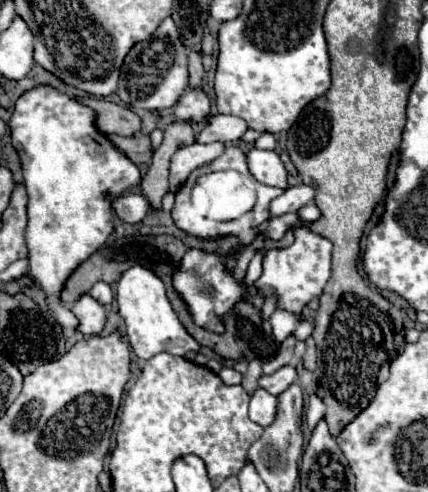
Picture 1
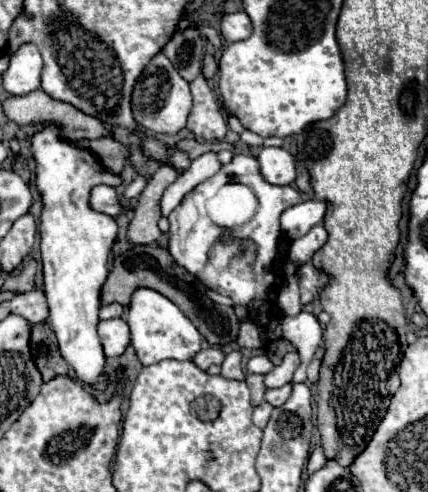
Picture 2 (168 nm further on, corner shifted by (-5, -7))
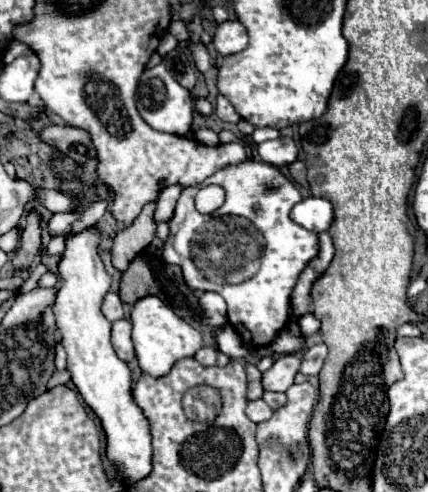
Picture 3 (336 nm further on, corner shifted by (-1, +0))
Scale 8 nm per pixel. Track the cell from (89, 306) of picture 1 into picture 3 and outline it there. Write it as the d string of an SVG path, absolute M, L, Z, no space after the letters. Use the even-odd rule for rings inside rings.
M128 319L112 323L112 345L122 361L130 361L134 357L134 345L130 333L132 333L132 323Z

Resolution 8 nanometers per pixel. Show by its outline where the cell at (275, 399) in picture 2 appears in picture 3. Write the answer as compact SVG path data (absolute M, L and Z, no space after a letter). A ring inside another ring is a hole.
M264 391L262 399L270 405L270 409L278 409L286 403L286 395L284 393L274 393L274 391Z

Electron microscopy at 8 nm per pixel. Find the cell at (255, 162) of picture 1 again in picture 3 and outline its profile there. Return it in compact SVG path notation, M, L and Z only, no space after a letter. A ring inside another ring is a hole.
M278 137L272 141L264 141L258 145L258 153L262 161L274 165L274 167L286 167L296 161L298 147L290 137Z

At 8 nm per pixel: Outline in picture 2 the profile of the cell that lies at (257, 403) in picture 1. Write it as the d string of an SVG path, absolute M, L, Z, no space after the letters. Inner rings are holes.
M262 402L260 406L254 408L252 420L254 420L254 424L256 424L258 428L266 428L266 424L268 424L268 420L270 420L270 414L272 414L272 406L270 406L268 402Z

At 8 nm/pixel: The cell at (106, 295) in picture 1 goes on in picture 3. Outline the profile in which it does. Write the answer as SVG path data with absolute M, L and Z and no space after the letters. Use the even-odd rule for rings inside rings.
M108 293L104 297L104 305L102 305L102 313L108 321L118 321L124 317L124 307L122 307L122 301L116 293Z

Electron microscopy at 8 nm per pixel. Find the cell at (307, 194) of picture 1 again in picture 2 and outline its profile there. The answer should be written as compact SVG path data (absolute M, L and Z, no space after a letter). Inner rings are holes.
M306 200L302 204L296 204L292 208L288 208L280 222L282 222L282 230L290 240L296 240L298 236L304 236L306 232L310 232L310 228L314 228L314 224L322 224L326 214L326 204L320 200Z

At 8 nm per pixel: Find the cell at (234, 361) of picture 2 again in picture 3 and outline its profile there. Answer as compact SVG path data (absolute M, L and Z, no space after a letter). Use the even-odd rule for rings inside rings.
M224 325L216 333L216 345L230 359L240 359L240 357L246 357L250 353L248 347L246 347L246 343L242 341L242 337L238 335L238 331L232 325Z

